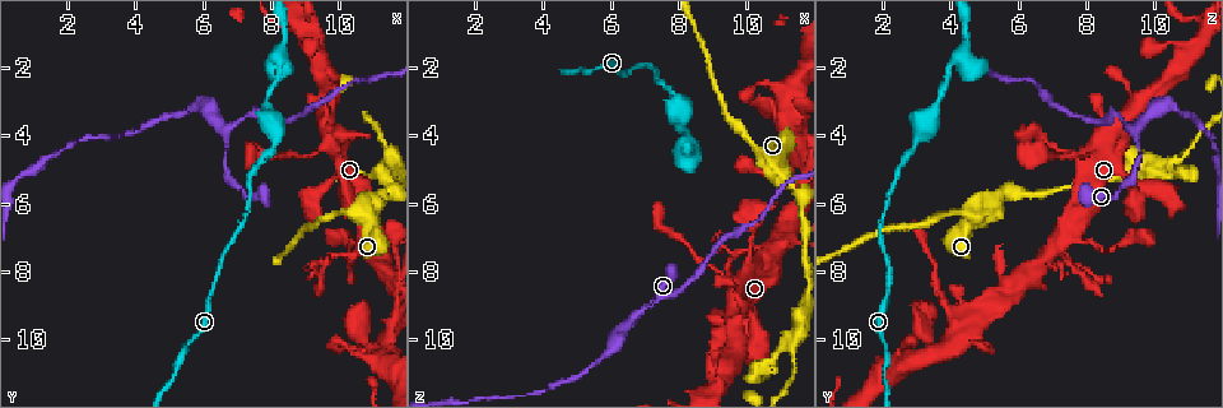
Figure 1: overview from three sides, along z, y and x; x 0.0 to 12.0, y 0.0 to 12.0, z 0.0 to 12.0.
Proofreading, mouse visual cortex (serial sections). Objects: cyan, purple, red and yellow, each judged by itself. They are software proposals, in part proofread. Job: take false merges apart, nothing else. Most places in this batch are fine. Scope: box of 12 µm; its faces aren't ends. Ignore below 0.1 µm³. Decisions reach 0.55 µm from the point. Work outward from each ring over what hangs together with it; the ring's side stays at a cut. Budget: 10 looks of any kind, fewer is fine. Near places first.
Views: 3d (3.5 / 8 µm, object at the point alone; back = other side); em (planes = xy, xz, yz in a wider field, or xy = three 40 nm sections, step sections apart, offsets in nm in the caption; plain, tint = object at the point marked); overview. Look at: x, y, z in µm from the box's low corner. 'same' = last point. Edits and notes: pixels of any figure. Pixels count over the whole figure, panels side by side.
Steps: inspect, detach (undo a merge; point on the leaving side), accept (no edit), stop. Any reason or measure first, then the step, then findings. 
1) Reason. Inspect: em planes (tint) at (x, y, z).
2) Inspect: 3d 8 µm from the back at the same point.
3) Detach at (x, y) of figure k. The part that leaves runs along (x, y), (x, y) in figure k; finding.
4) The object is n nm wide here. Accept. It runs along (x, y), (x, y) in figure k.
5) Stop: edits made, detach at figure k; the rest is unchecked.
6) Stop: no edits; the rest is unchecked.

Calibre changes. Inspect: 3d 3.5 µm at (7.6, 4.6, 6.8).

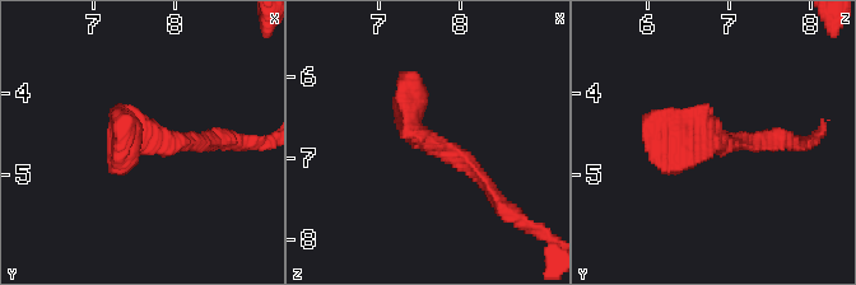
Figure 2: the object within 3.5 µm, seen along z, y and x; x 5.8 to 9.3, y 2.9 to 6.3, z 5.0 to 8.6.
Need the tissue. Inspect: em xy step 3 (tint) at (7.60, 4.60, 6.80).

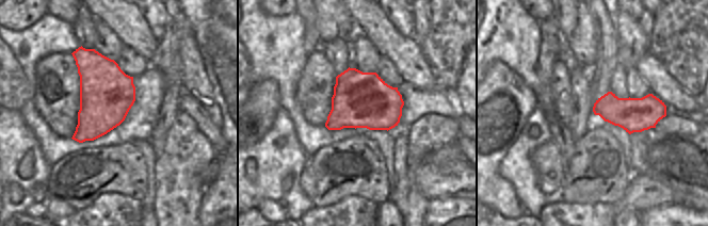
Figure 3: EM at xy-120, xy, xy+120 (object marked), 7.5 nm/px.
Accept. It runs along (494, 196), (413, 131), (413, 75) in figure 2; continuous, no second cell.

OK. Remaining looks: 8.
Calibre changes. Inspect: 3d 3.5 µm at (10.3, 7.5, 7.4).

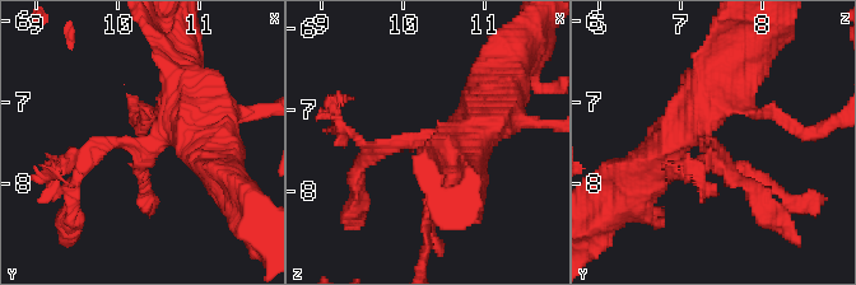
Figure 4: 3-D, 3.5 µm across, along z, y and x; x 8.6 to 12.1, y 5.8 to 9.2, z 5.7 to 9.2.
Need the tissue. Inspect: em xy step 1 (tint) at (10.35, 7.50, 7.30).

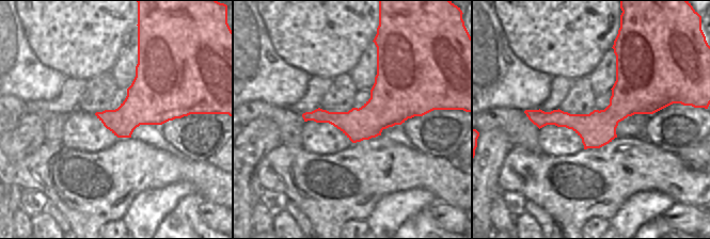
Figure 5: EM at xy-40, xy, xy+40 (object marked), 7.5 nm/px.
Inspect: em xy step 2 (tint) at the same point.

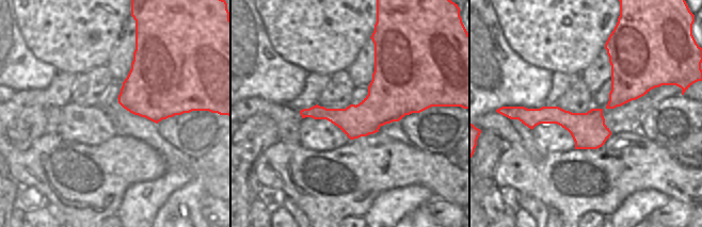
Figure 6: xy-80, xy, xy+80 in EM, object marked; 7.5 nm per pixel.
Detach at (391, 143) of figure 4. The part that leaves runs along (427, 138), (368, 150), (357, 183) in figure 4; two cells meet here.

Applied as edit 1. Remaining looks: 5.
Inspect: overview.

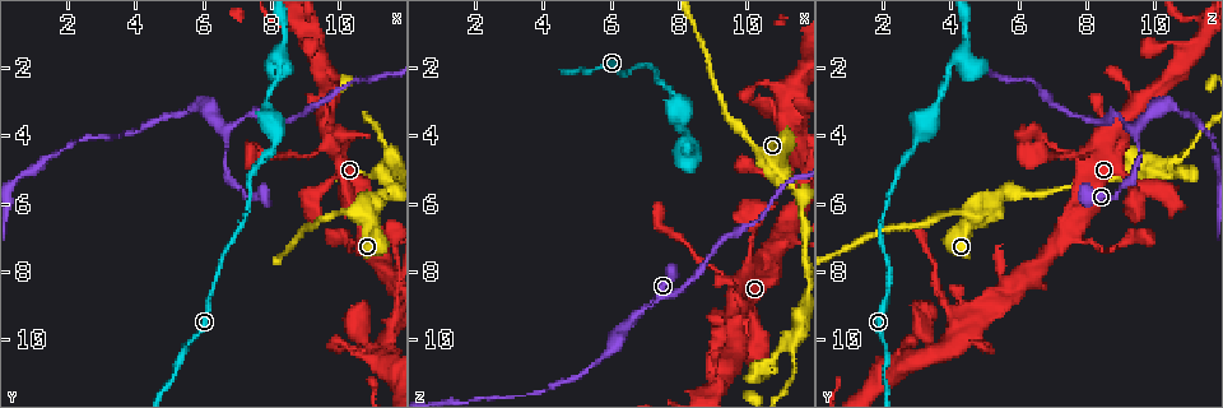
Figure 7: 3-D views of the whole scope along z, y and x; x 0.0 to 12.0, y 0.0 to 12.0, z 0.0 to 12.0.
Abrupt turn. Inspect: 3d 8 µm at (10.3, 6.3, 4.5).

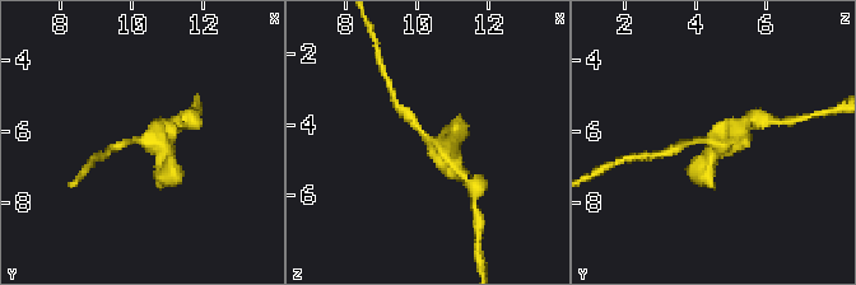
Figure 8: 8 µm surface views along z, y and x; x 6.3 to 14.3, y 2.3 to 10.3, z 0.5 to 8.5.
The arms are 200, 350 nm wide. Inspect: em xy step 3 (tint) at (10.3, 6.3, 4.4).

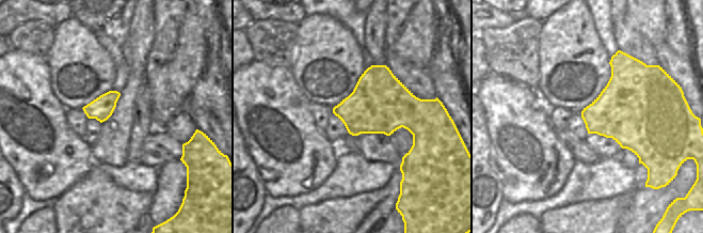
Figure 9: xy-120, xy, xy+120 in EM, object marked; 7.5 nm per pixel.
Accept. It runs along (451, 138), (432, 144), (405, 111) in figure 8; all the same cell.

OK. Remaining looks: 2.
A fork. Inspect: 3d 3.5 µm from the back at (8.2, 1.8, 4.3).

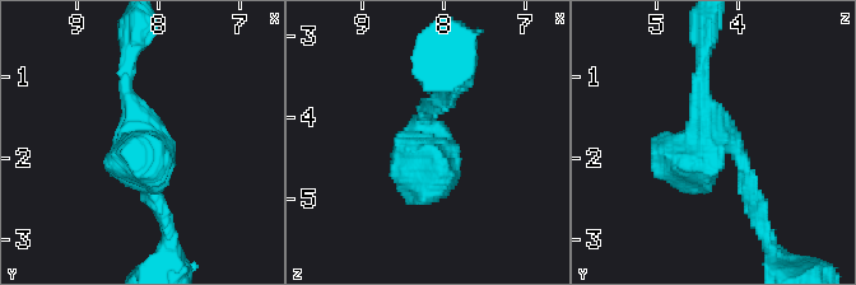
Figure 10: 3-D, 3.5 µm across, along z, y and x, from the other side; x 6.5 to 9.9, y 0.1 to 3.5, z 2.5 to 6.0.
Inspect: em xy step 5 (tint) at (8.25, 1.70, 4.30).

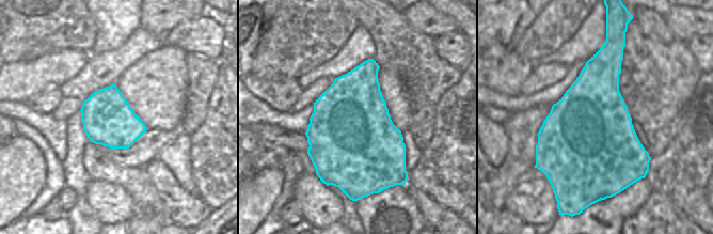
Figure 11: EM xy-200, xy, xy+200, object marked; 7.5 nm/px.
The object is 650 nm wide here. Accept. It runs along (752, 201), (726, 138), (651, 169) in figure 10; continuous, no second cell.

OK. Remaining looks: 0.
Stop: edits made, detach at figure 4; the rest is unchecked.

